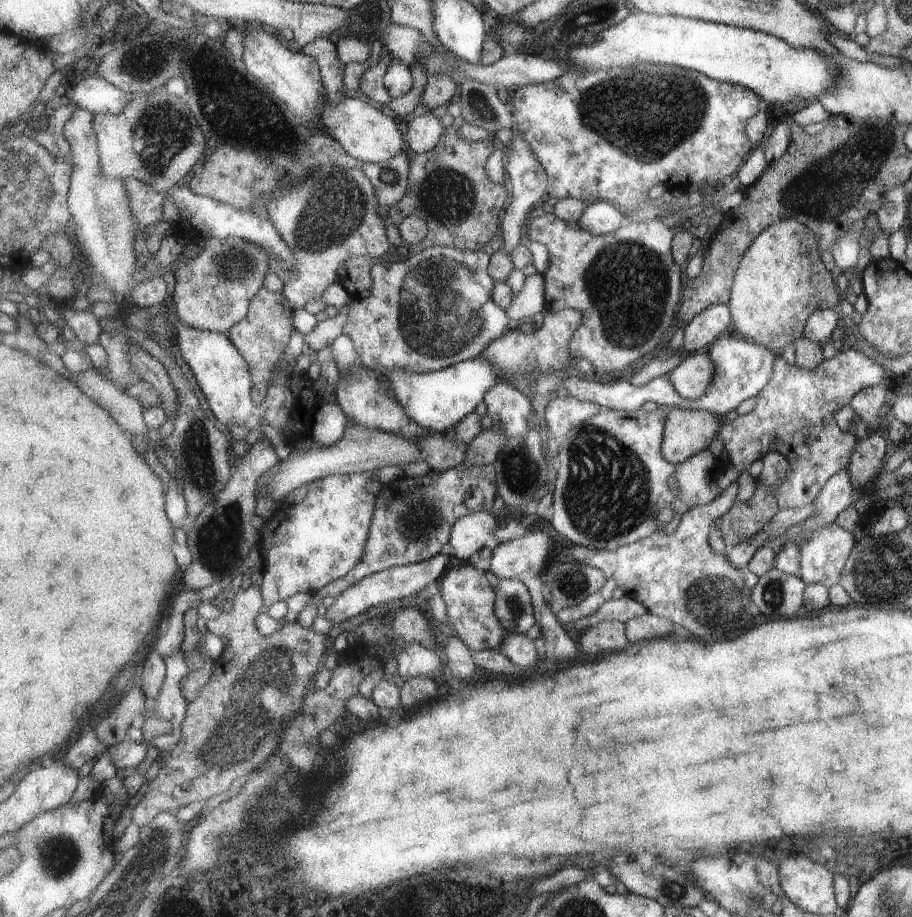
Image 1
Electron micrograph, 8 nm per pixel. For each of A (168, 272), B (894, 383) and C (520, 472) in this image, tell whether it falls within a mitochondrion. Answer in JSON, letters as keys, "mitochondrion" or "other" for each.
{"A":"other","B":"other","C":"mitochondrion"}

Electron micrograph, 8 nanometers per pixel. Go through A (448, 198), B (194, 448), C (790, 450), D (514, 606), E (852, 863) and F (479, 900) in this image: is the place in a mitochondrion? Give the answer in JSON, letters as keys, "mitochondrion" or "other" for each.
{"A":"mitochondrion","B":"mitochondrion","C":"other","D":"mitochondrion","E":"mitochondrion","F":"other"}

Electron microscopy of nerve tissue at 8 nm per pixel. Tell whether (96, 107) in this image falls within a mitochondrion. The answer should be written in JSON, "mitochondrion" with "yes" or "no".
{"mitochondrion":"no"}

